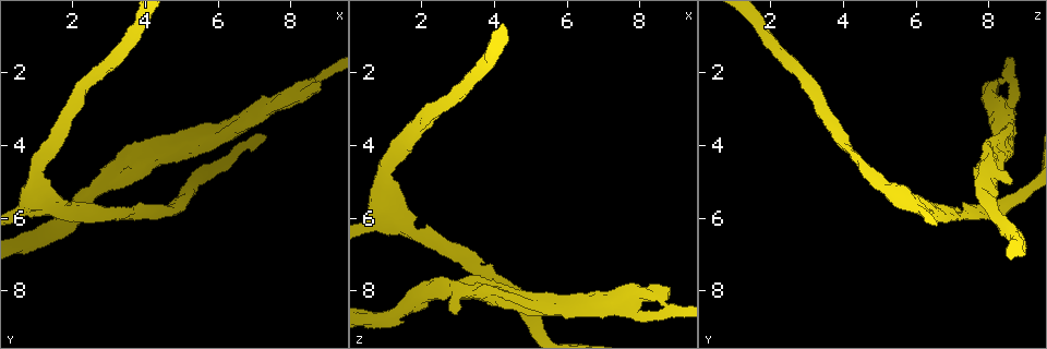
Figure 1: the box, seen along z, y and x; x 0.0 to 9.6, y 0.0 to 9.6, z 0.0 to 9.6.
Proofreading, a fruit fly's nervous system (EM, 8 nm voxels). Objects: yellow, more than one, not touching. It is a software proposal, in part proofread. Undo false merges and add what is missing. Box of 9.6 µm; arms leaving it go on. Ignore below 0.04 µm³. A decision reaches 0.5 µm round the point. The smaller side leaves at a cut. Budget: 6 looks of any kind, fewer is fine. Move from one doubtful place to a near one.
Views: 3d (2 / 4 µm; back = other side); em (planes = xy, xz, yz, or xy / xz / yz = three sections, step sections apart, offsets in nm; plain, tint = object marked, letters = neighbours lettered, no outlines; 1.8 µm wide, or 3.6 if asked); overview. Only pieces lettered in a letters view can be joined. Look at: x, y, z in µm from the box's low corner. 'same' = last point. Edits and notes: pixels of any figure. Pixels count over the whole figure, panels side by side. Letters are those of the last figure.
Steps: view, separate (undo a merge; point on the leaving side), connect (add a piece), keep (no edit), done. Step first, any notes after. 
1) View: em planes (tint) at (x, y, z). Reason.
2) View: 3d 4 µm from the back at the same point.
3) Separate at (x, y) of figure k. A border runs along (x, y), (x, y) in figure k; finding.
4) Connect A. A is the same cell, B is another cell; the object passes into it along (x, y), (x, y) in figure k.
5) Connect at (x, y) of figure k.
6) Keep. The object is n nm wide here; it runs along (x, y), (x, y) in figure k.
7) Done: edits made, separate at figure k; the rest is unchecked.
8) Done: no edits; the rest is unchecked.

View: em xz step 4 (tint) at (7.55, 2.85, 8.35). Two arms in line, one across.

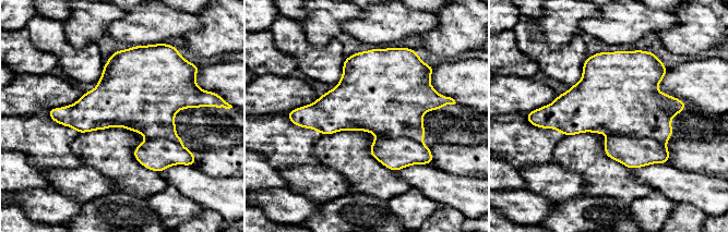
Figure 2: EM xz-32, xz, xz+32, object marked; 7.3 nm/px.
View: em planes (tint) at the same point. Cut it another way.

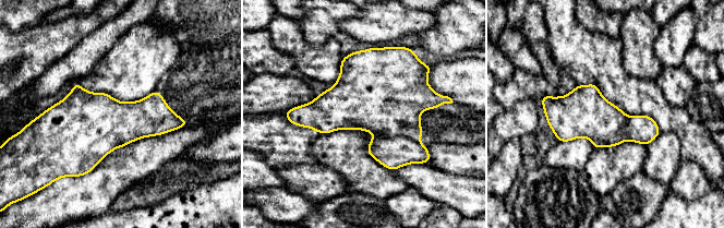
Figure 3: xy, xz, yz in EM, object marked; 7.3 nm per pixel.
View: em planes (letters) at the same point.

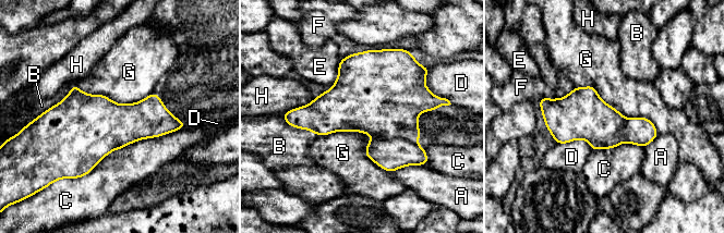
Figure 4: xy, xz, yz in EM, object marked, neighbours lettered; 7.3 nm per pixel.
Separate at (640, 131) of figure 4. A, B, C, D, E, F, G and H are other cells; a border runs along (626, 119), (624, 140) in figure 4; two neurons meet here.

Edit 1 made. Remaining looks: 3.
View: overview.

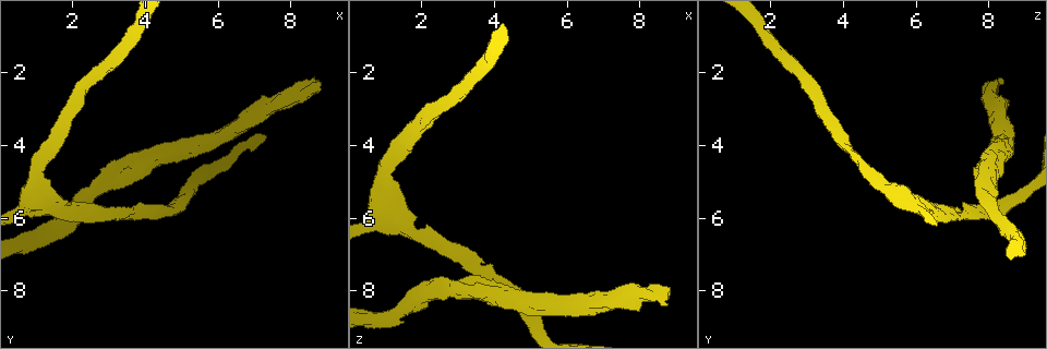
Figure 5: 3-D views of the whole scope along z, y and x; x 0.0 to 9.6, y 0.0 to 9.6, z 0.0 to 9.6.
View: 3d 4 µm at (1.20, 5.50, 5.80). Two arms in line, one across.

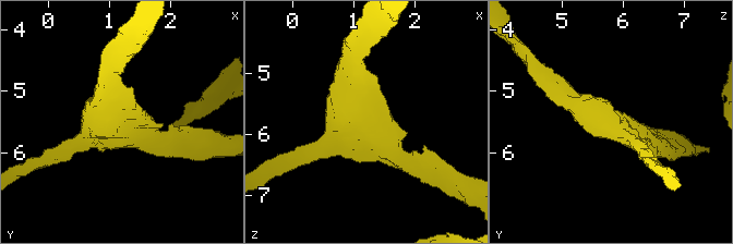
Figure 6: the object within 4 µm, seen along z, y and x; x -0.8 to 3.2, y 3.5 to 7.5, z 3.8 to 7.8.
View: em 3.6 µm planes (letters) at (1.15, 5.55, 5.80).

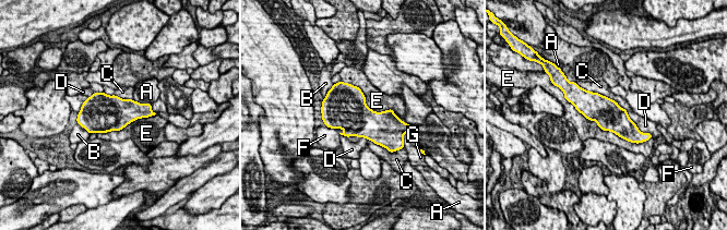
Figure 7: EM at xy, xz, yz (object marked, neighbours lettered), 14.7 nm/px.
Keep. The object is 440 nm wide here; A, B, C, D, E, F and G are other cells; a border runs along (344, 83), (400, 119) in figure 7; one neuron here.

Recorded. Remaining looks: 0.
Done: edits made, separate at figure 4; the rest is unchecked.

